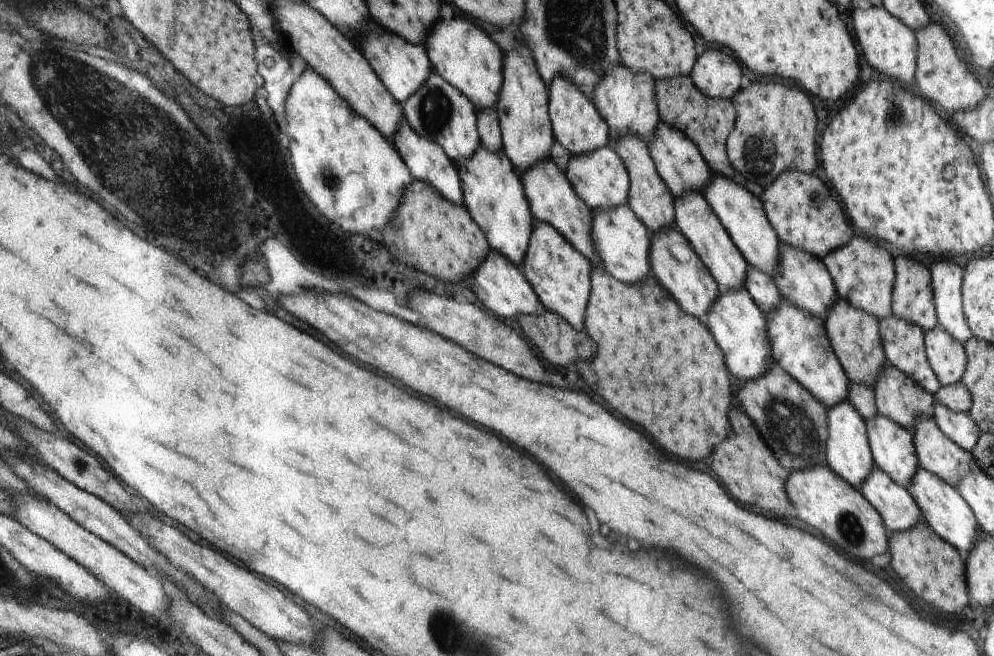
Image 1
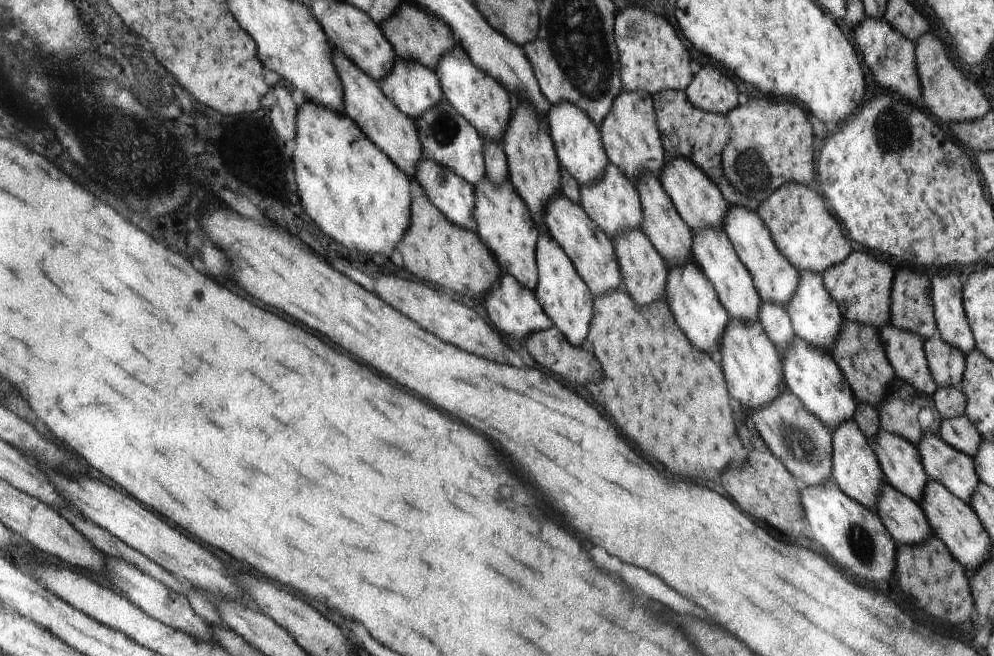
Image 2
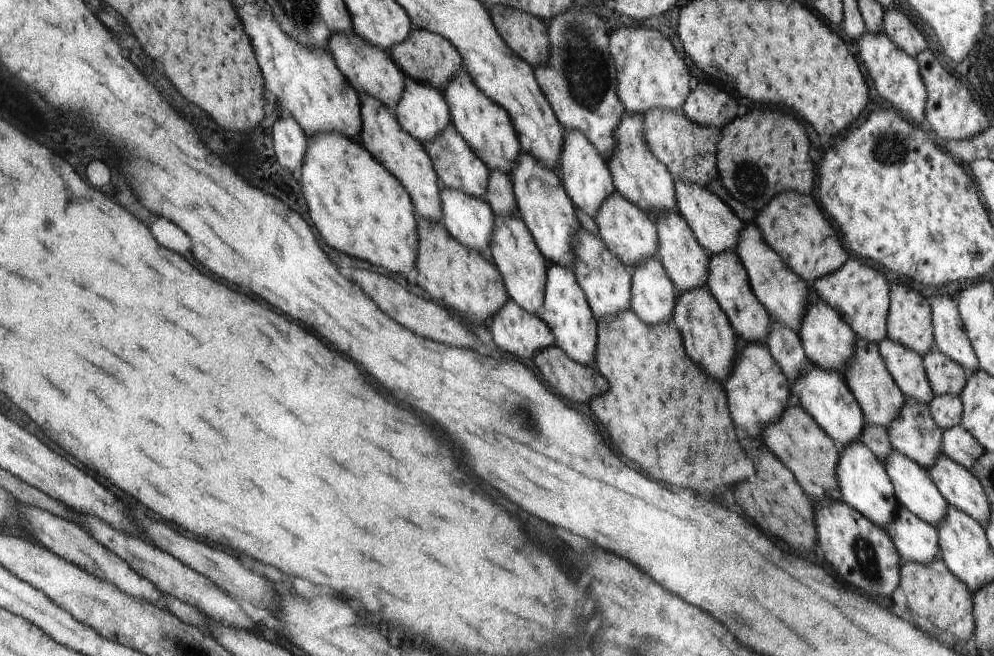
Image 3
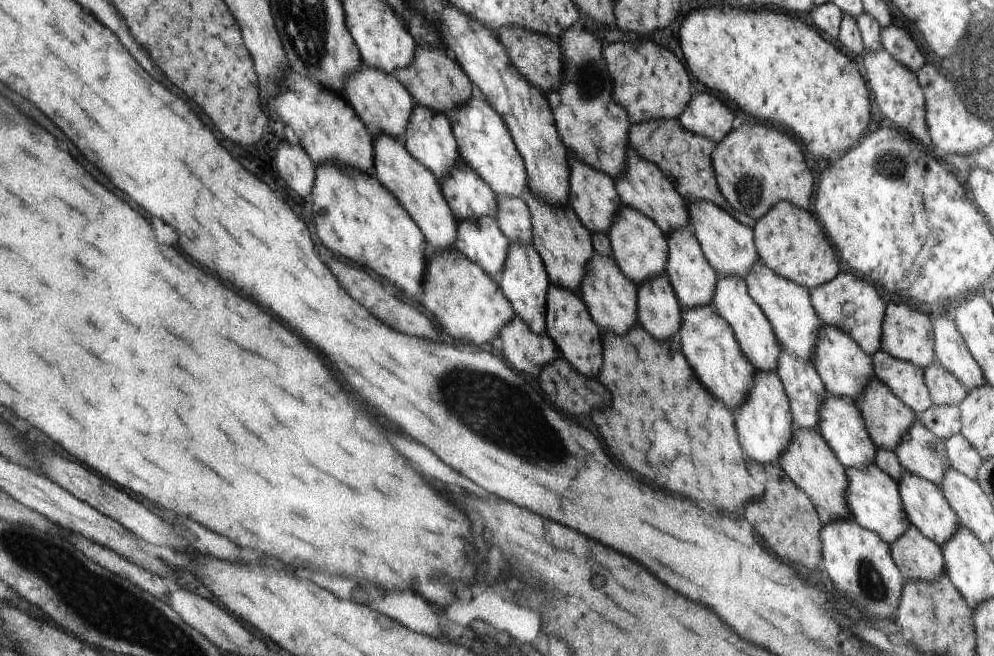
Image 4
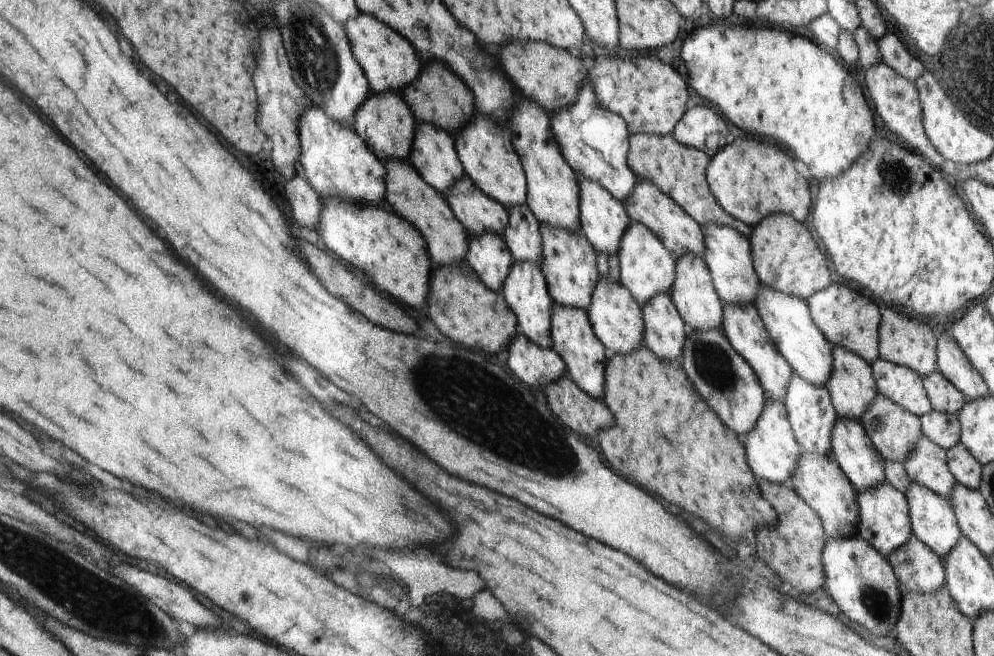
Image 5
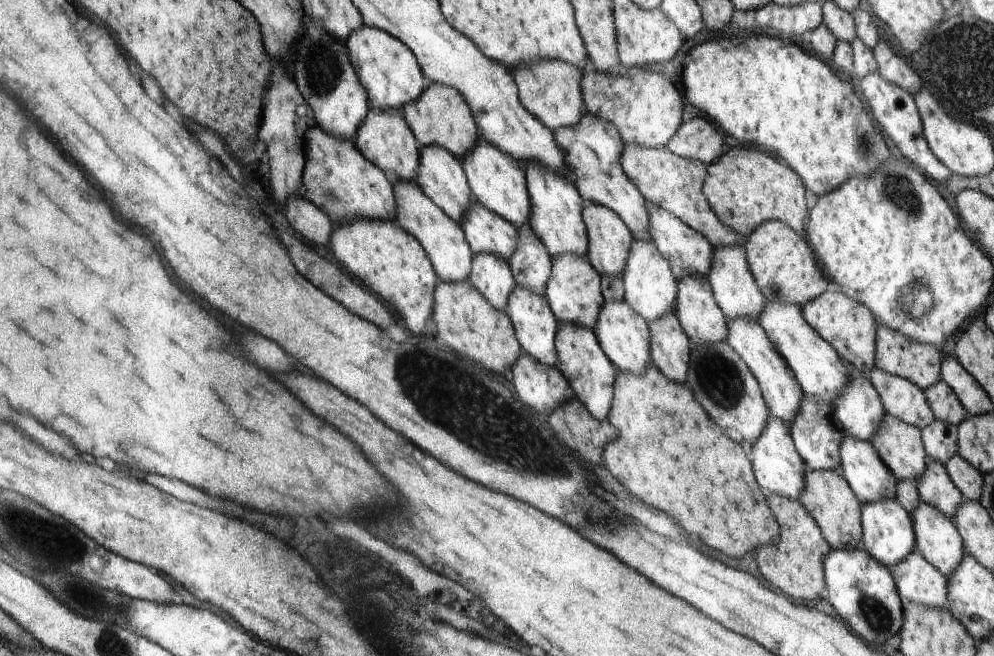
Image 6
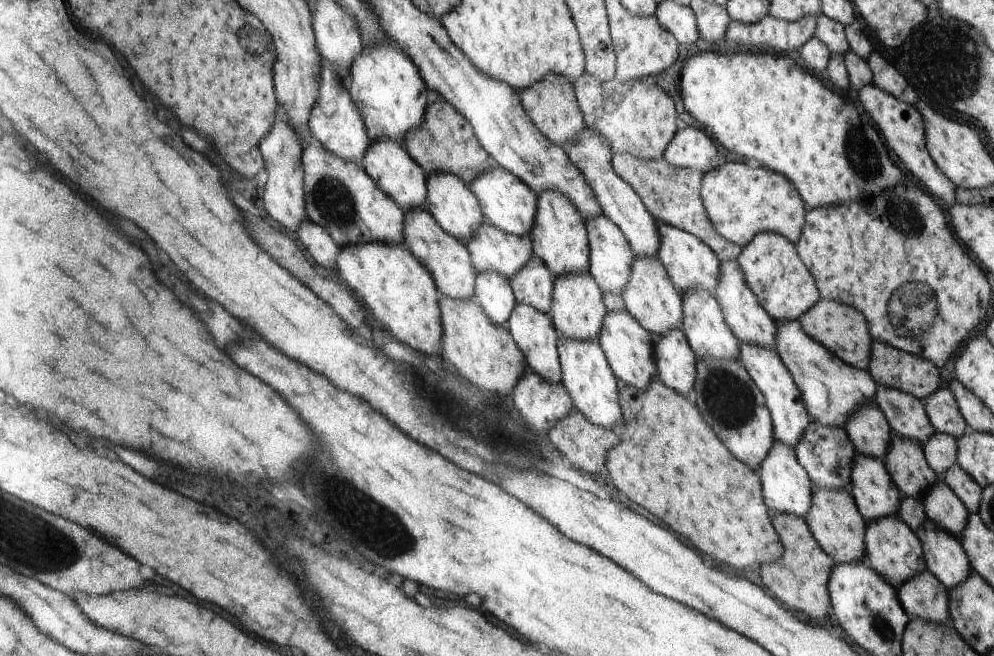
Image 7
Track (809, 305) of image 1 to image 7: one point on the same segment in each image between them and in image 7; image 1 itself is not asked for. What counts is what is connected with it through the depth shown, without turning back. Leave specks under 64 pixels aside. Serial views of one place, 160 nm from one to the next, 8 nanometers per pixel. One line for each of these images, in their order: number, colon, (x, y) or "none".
2: (816, 316)
3: (829, 342)
4: (845, 368)
5: (851, 383)
6: (859, 409)
7: (870, 432)

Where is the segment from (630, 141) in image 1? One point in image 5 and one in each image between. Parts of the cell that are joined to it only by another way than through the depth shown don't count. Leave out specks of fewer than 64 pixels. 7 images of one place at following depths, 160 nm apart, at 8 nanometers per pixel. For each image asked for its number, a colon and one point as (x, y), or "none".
2: (664, 226)
3: (687, 262)
4: (693, 278)
5: (696, 298)

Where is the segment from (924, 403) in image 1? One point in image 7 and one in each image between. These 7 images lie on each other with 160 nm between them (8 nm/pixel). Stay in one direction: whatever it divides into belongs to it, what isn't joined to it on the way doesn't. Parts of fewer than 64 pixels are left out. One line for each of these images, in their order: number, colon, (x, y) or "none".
2: (898, 413)
3: (913, 432)
4: (921, 453)
5: (927, 466)
6: (934, 485)
7: (941, 505)

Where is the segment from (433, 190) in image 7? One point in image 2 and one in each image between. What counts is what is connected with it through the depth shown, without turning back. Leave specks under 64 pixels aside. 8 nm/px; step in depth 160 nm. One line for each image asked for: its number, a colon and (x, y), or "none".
2: (413, 87)
3: (423, 111)
4: (429, 138)
5: (435, 156)
6: (442, 177)

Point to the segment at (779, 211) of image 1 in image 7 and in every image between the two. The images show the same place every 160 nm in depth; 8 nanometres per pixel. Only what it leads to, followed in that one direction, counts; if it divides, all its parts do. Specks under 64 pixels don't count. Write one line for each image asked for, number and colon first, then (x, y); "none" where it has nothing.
2: (805, 232)
3: (794, 227)
4: (788, 240)
5: (786, 257)
6: (784, 268)
7: (784, 285)

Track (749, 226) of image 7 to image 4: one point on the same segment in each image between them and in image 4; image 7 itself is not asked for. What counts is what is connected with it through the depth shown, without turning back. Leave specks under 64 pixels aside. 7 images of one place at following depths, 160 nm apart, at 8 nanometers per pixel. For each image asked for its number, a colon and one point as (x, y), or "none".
4: (758, 165)
5: (753, 181)
6: (748, 188)

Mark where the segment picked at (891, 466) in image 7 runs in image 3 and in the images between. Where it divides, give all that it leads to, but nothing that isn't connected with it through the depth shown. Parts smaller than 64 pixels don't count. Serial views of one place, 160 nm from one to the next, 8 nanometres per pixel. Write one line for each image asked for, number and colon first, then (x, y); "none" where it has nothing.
3: (879, 397)
4: (887, 419)
5: (894, 431)
6: (899, 444)

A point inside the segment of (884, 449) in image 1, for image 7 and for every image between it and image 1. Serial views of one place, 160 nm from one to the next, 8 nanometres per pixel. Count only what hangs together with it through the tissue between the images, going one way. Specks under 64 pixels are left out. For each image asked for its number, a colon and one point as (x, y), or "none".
2: (900, 460)
3: (913, 487)
4: (926, 507)
5: (932, 519)
6: (937, 538)
7: (944, 555)

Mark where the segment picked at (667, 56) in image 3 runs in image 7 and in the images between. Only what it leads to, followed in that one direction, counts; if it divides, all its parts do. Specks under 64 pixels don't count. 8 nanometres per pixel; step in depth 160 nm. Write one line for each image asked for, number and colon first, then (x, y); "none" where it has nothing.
4: (648, 81)
5: (652, 96)
6: (647, 110)
7: (639, 117)

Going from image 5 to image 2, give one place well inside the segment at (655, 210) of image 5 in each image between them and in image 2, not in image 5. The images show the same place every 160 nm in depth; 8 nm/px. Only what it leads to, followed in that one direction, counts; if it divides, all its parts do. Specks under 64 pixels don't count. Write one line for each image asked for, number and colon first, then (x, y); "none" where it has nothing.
2: (632, 139)
3: (638, 174)
4: (644, 187)

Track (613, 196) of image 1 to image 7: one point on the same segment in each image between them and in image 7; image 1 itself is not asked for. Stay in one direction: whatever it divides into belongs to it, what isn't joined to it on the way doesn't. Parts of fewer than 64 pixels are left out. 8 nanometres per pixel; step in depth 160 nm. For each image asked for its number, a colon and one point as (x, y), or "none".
2: (613, 202)
3: (627, 230)
4: (640, 248)
5: (647, 267)
6: (650, 287)
7: (652, 298)

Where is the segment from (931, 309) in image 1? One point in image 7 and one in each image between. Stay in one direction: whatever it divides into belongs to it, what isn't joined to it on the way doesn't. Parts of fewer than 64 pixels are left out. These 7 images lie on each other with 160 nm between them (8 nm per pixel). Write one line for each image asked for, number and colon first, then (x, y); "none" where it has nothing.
2: (911, 303)
3: (909, 321)
4: (907, 334)
5: (902, 341)
6: (920, 364)
7: (888, 366)

